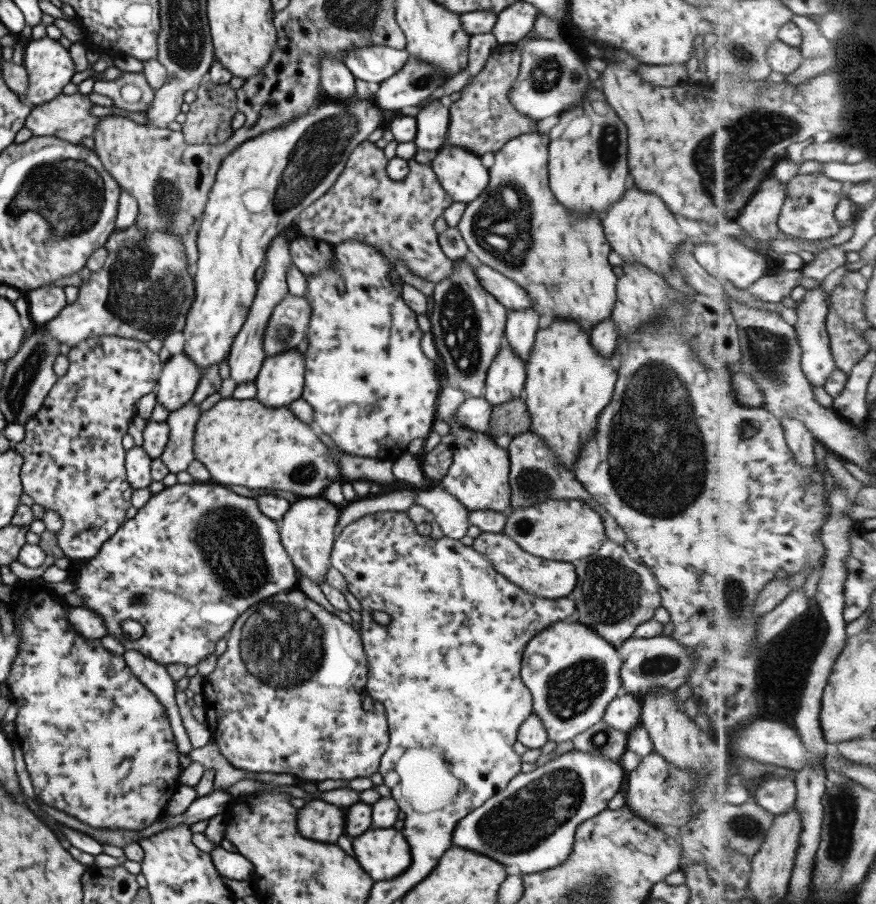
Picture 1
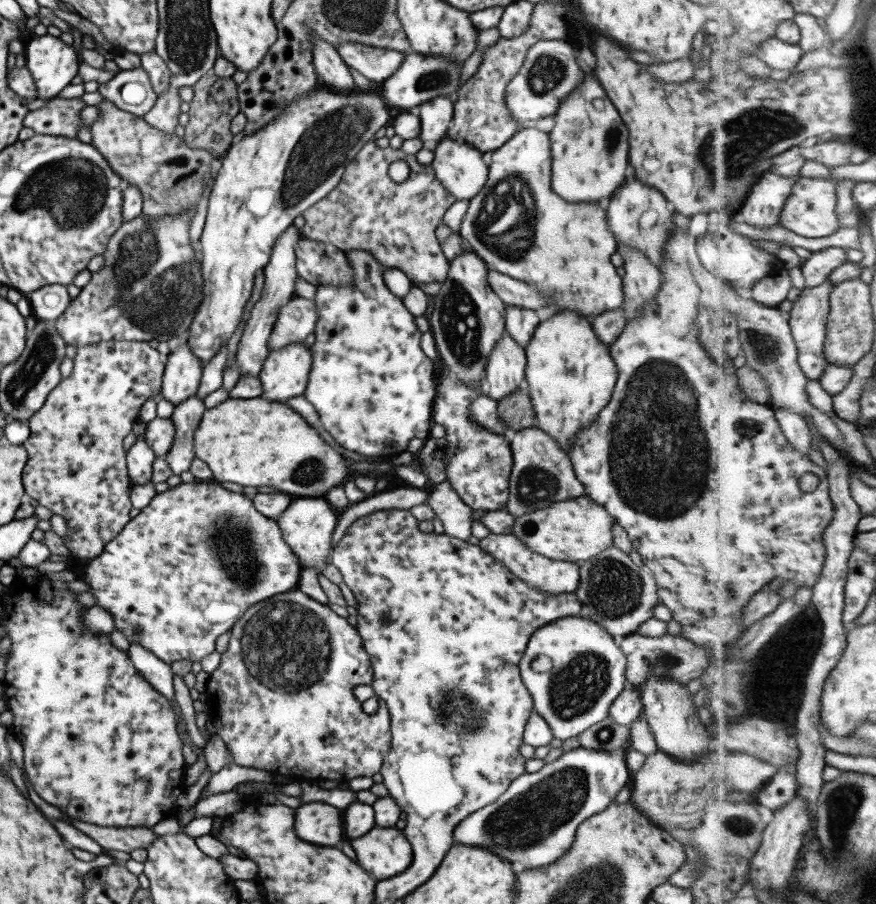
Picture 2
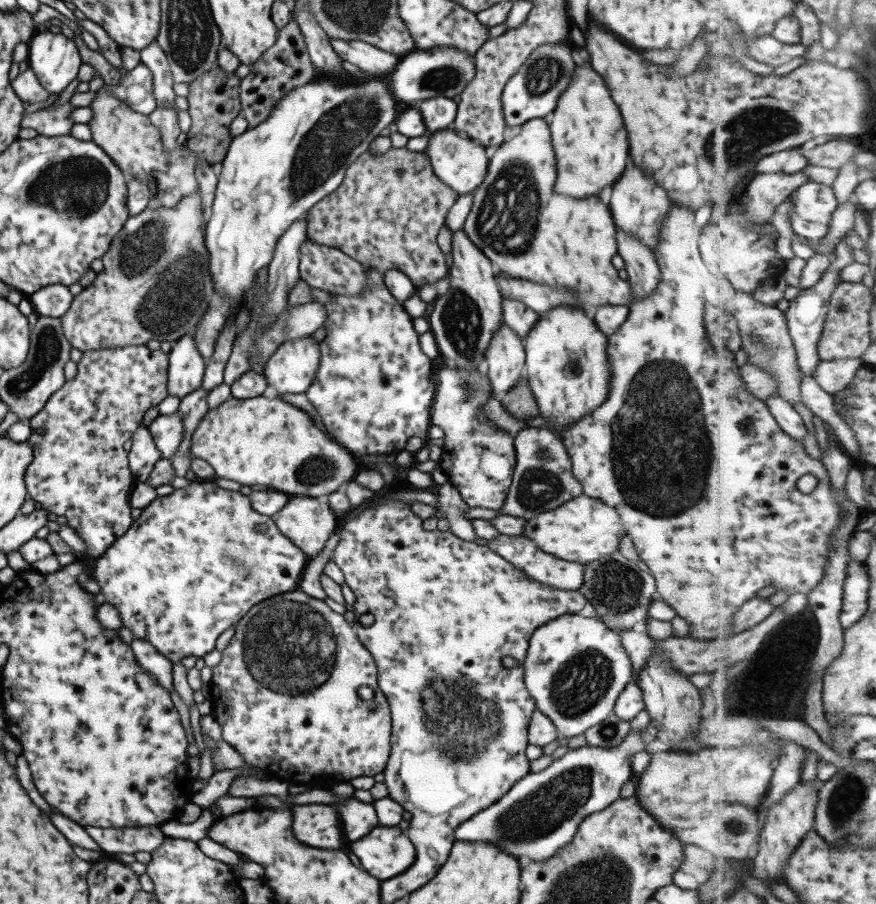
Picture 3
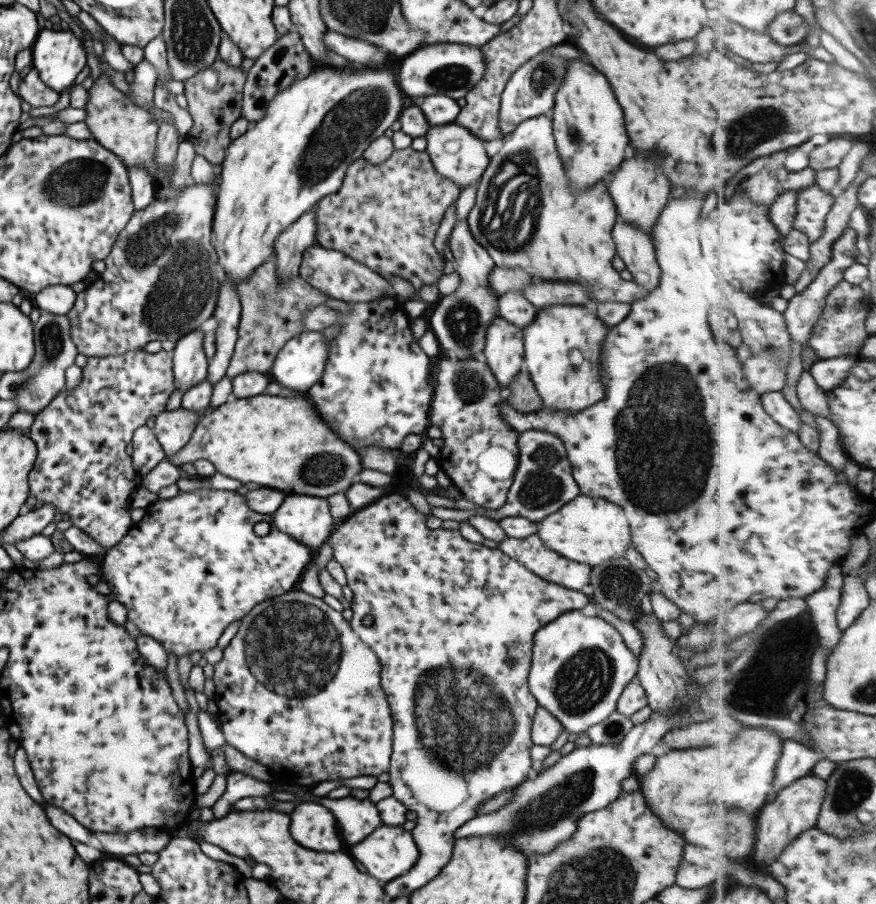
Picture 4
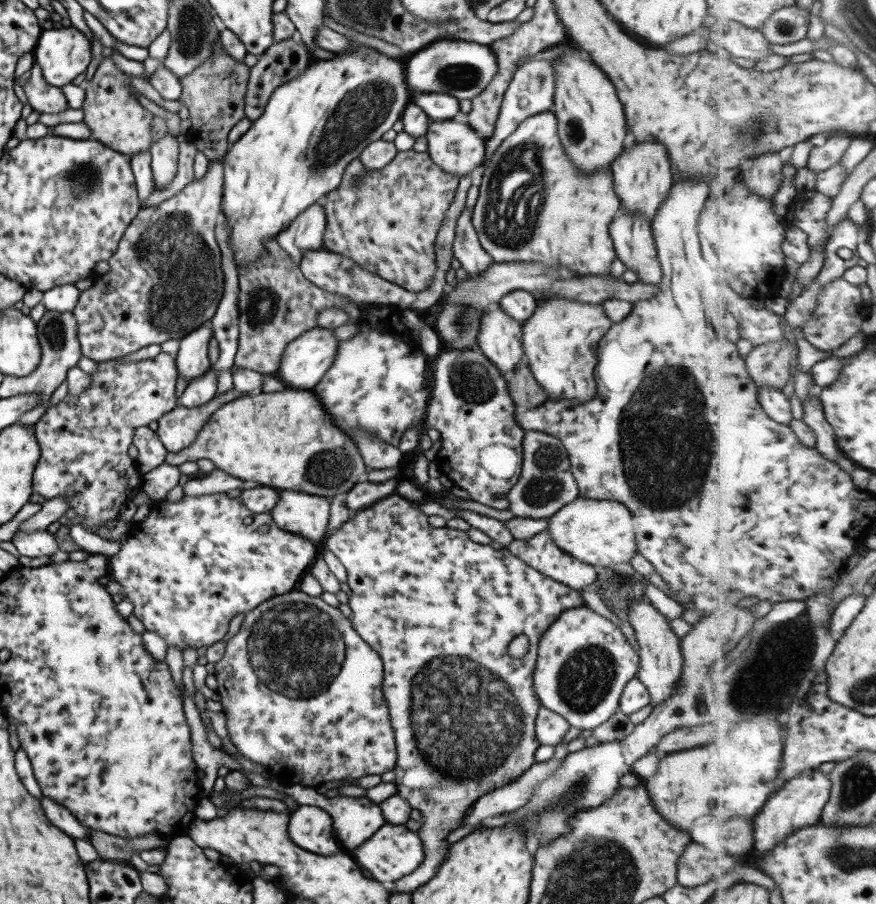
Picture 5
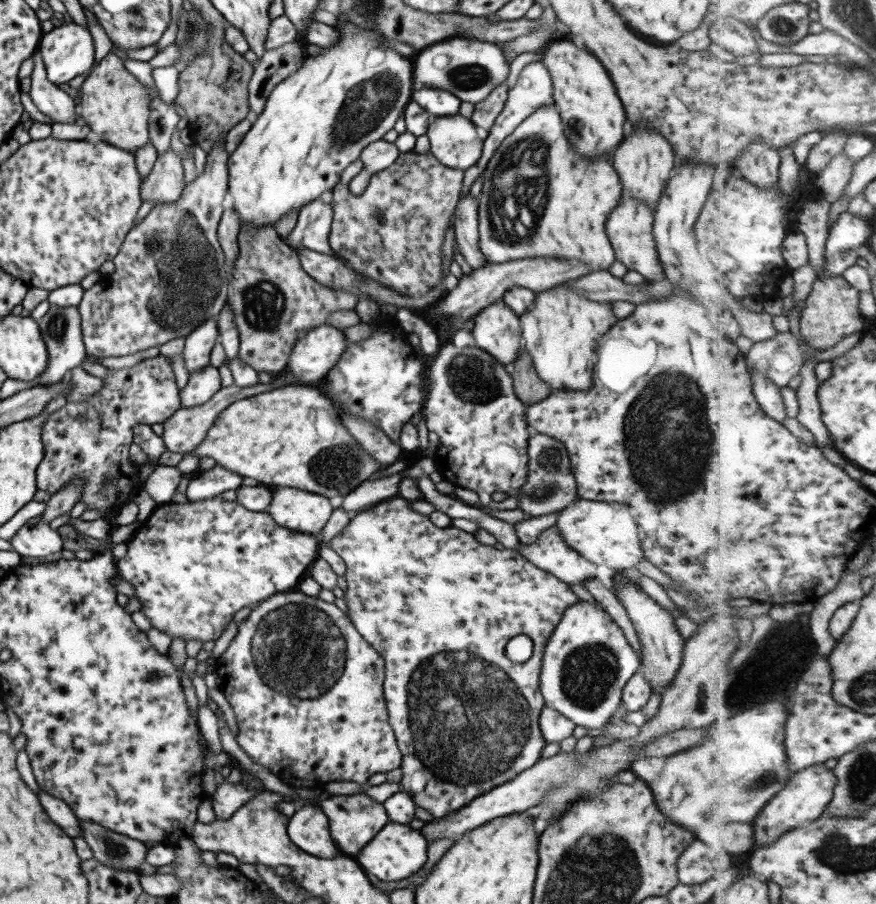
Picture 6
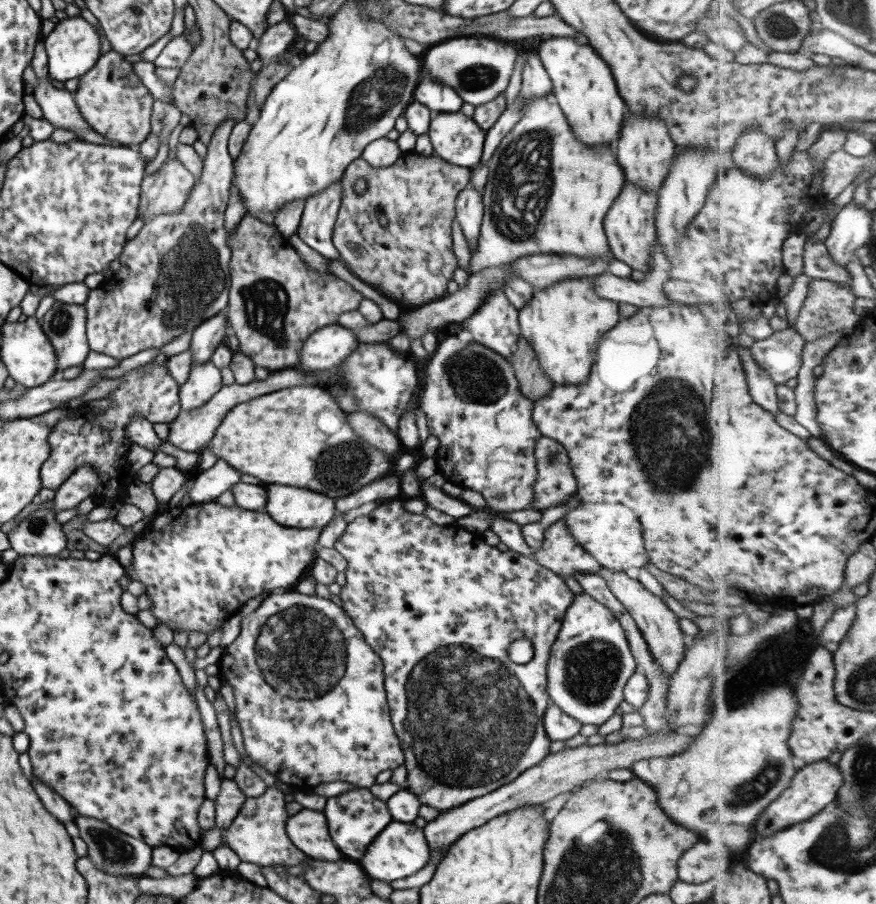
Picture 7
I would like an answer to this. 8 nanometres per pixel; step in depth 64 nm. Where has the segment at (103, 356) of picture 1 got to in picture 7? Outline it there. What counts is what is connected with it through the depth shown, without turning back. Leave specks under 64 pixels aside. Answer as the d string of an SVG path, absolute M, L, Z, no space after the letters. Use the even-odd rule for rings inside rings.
M145 363L127 370L120 378L122 382L107 395L111 402L109 408L83 407L70 408L67 417L55 422L47 433L48 453L43 466L39 467L42 488L55 490L65 482L71 472L79 466L91 466L97 472L99 483L95 485L91 498L95 505L105 502L122 502L125 488L137 478L127 462L130 441L125 428L133 416L141 416L147 422L169 424L180 411L178 403L178 386L167 371L165 363Z

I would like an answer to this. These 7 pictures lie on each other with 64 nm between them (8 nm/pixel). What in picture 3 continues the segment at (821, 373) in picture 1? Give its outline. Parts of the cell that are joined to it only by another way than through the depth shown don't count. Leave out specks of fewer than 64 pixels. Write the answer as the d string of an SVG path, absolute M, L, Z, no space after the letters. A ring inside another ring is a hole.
M839 243L836 247L836 254L837 258L835 258L835 262L823 274L821 282L817 282L815 286L799 292L799 296L790 302L790 306L786 312L790 333L798 352L798 363L803 374L807 376L813 377L817 366L821 364L822 358L819 356L819 340L821 340L823 330L825 330L825 320L827 320L830 314L831 296L837 285L841 282L841 271L843 271L845 266L849 266L854 261L853 249L849 248L847 244Z

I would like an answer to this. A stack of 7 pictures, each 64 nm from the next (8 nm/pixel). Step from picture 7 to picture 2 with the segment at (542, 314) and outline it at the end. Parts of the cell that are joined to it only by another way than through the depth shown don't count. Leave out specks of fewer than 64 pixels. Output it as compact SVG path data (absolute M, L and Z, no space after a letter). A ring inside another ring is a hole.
M570 311L556 312L539 322L524 353L524 388L535 412L535 427L568 453L575 434L589 426L607 404L616 380L615 363L591 330L590 320Z

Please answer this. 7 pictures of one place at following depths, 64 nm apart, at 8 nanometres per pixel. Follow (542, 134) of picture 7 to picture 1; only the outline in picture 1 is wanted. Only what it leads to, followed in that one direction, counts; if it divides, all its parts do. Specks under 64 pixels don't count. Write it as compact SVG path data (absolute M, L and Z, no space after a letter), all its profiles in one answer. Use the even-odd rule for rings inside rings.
M529 132L511 138L493 153L493 158L493 166L488 169L487 187L475 200L466 204L456 224L469 256L521 286L532 301L530 310L538 316L549 314L555 319L573 319L575 324L589 330L595 322L610 316L618 279L607 263L611 248L603 235L600 216L596 215L597 212L583 218L571 215L553 200L548 187L547 144L541 142L540 133Z

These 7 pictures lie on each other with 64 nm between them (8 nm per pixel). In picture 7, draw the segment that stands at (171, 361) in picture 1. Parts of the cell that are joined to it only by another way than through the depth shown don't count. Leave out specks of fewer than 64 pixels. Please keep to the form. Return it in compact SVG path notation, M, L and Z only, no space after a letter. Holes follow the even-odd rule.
M221 312L210 319L204 320L193 329L189 340L190 364L203 364L210 358L217 345L224 342L227 334L227 318L225 312Z

